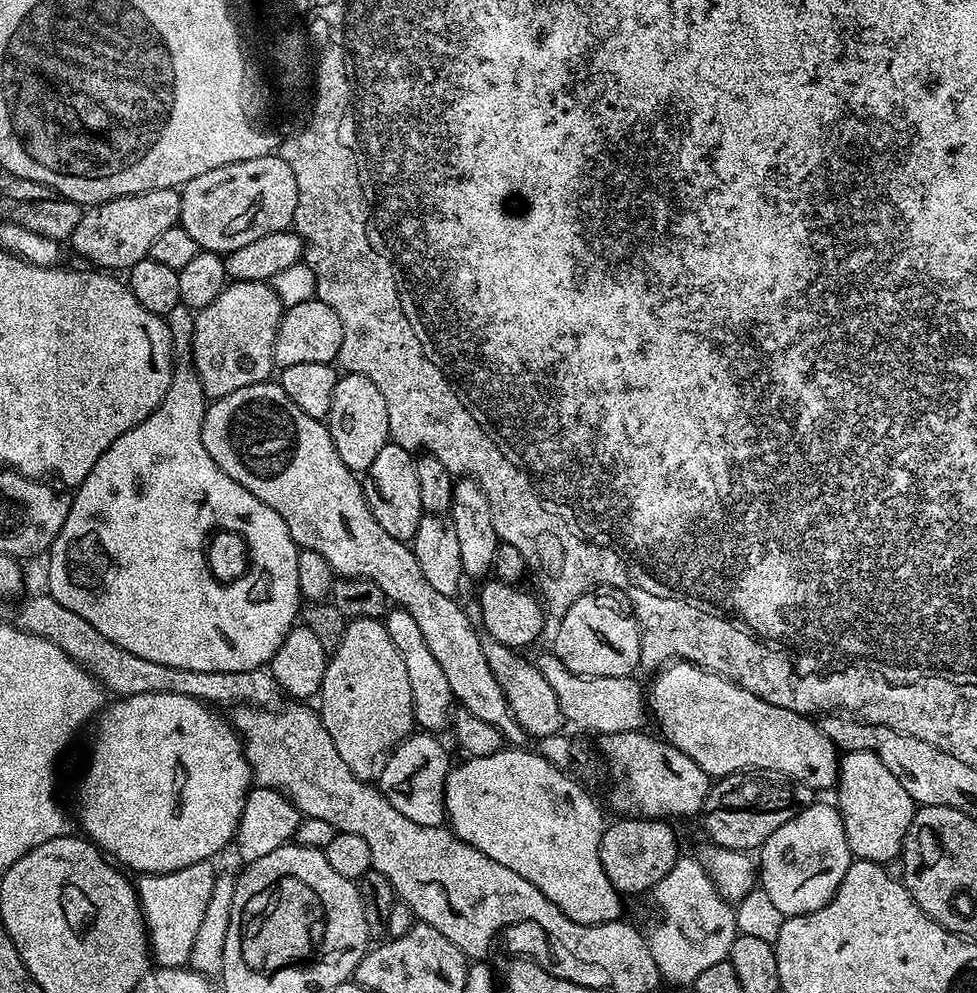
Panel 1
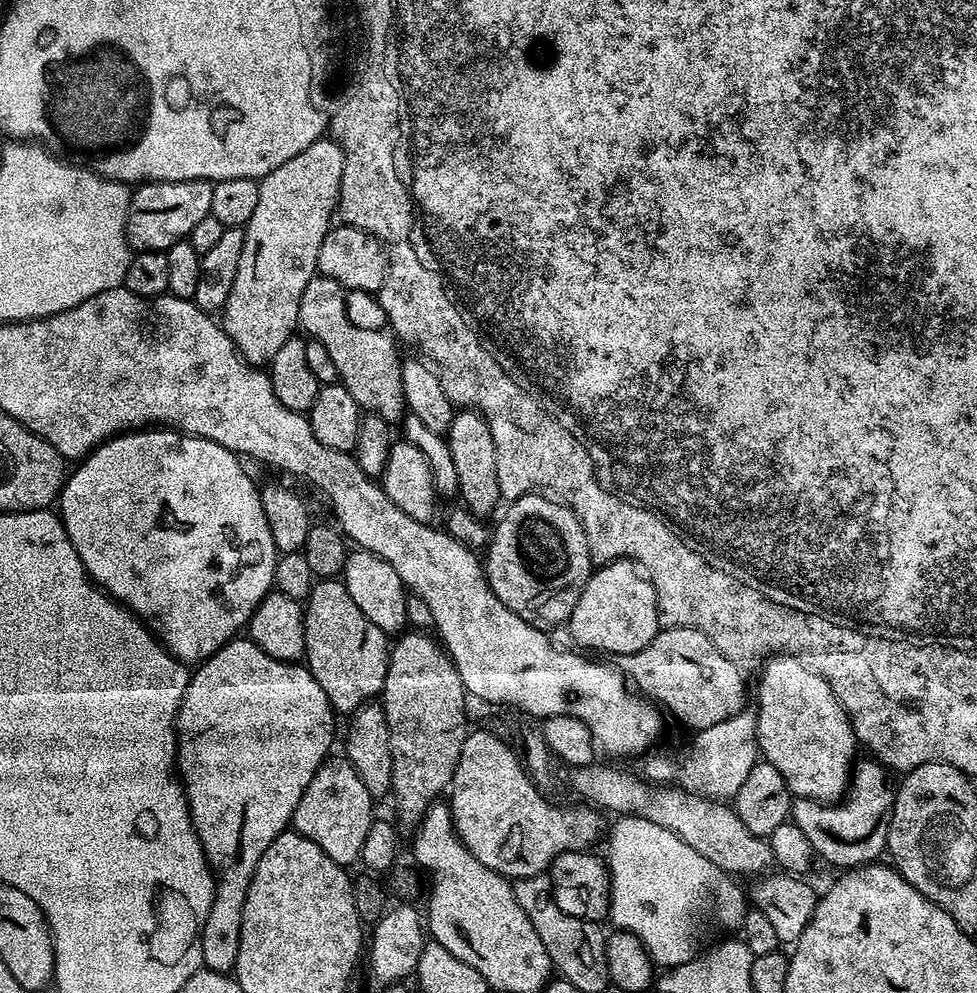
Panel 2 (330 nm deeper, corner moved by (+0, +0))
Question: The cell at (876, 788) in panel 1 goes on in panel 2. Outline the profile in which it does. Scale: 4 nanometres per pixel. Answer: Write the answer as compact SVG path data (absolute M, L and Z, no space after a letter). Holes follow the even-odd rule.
M795 656L773 657L759 669L760 685L756 688L756 746L759 755L786 782L793 797L821 802L836 802L848 791L857 759L858 741L848 712L838 702L834 690L803 659Z

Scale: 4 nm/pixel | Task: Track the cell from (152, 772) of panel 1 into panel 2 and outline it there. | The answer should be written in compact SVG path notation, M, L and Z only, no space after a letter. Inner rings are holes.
M237 638L223 644L214 655L199 665L200 668L191 673L186 694L180 703L180 710L176 715L176 767L180 783L184 785L184 793L188 795L188 809L194 830L204 847L204 853L208 859L208 867L214 870L216 881L216 896L212 899L212 909L205 918L200 930L200 949L204 959L203 967L210 972L231 973L236 967L238 958L238 942L242 938L242 910L246 902L246 890L250 890L250 878L258 866L258 858L266 854L266 846L278 838L292 823L294 810L298 810L298 802L302 802L302 794L306 794L306 786L310 786L310 780L314 778L325 760L329 759L332 748L332 735L336 732L337 713L332 703L326 698L326 690L318 686L314 674L308 667L300 662L287 660L275 660L270 658L251 638Z

